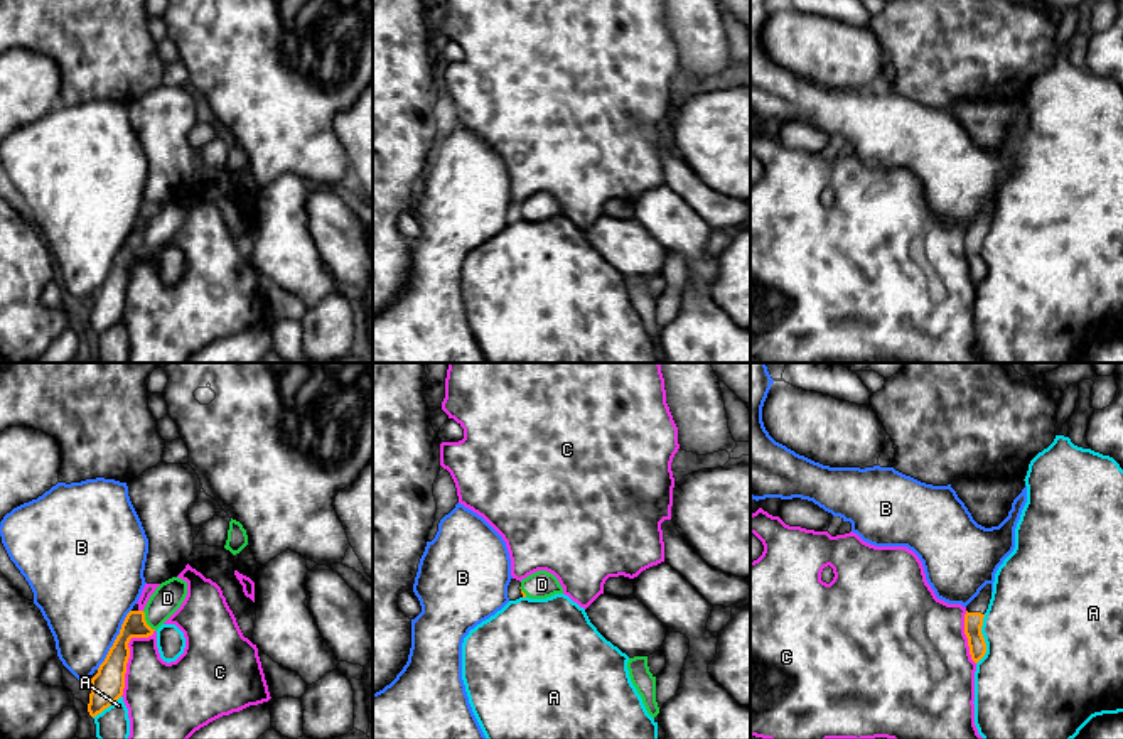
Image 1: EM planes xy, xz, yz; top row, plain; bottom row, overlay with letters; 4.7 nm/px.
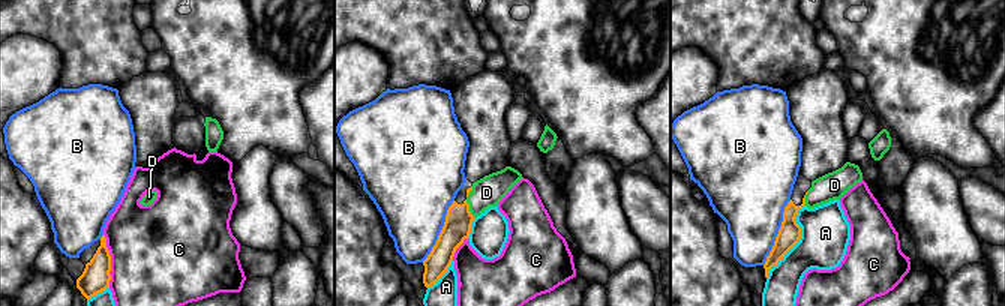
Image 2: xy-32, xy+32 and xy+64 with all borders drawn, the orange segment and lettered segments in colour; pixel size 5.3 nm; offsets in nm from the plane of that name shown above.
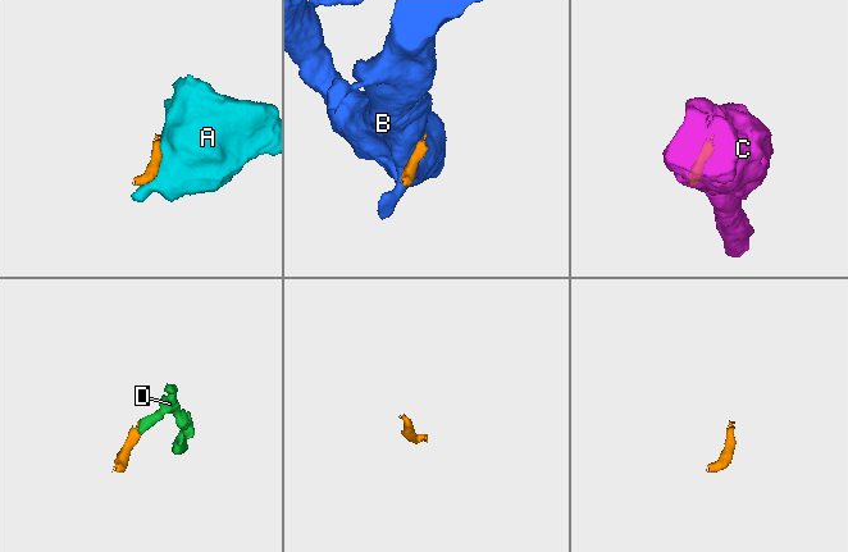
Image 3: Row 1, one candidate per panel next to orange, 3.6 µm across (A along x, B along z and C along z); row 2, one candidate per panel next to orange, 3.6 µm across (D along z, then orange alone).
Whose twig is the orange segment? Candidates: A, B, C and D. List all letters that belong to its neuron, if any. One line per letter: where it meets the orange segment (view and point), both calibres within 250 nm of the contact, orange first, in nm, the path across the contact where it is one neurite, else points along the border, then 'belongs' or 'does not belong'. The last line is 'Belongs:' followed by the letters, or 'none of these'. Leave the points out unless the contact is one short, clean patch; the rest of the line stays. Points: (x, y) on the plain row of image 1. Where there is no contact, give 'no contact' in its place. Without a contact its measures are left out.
A: contact yz (983, 262); calibres 90 and 480 nm; does not belong
B: contact xy (115, 262); calibres 160 and 420 nm; border xy (130, 231), (105, 282), (96, 291); does not belong
C: contact xy (128, 277); calibres 160 and 320 nm; does not belong
D: contact xy (145, 243); calibres 110 and 140 nm; way xy (134, 248), (145, 243), (167, 220); belongs
Belongs: D

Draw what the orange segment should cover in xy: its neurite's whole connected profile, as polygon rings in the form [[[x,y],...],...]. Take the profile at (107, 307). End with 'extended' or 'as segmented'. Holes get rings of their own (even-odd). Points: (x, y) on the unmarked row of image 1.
[[[172,199],[155,211],[143,233],[126,236],[120,256],[99,287],[98,295],[91,300],[88,326],[91,339],[101,336],[123,317],[130,262],[152,258],[180,229],[185,218],[187,204]]]; extended

